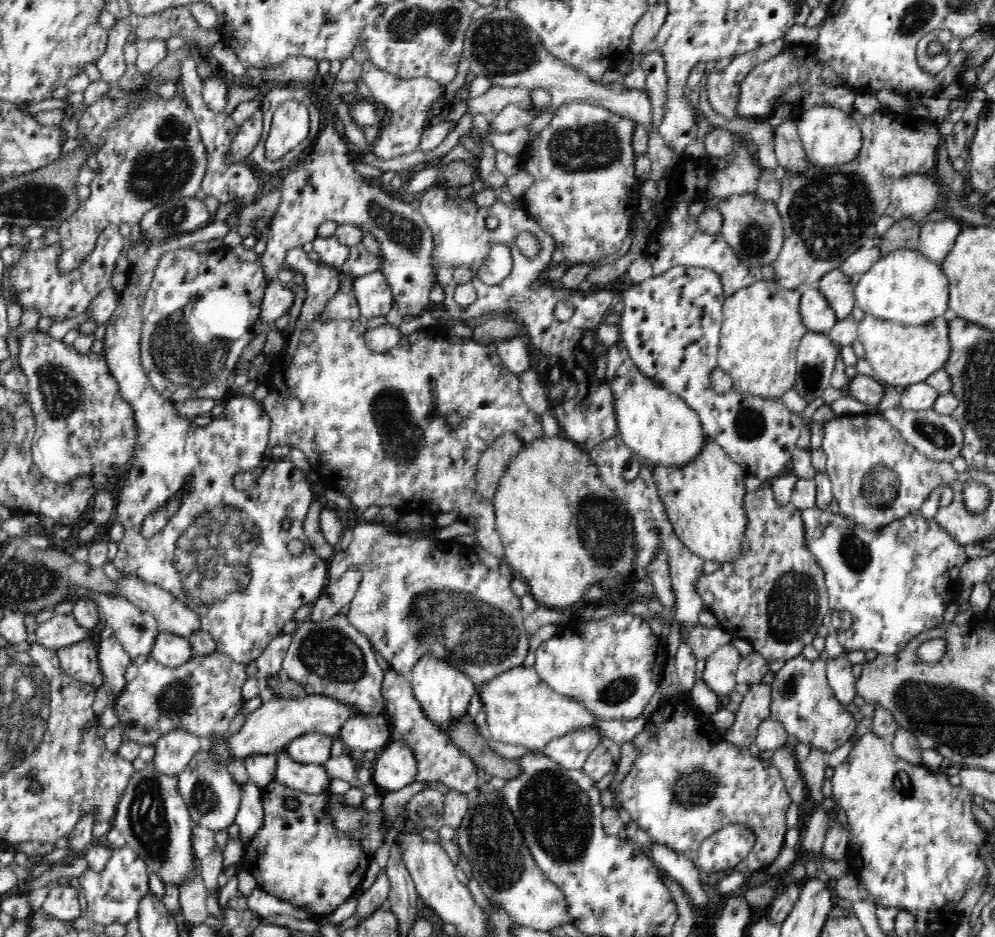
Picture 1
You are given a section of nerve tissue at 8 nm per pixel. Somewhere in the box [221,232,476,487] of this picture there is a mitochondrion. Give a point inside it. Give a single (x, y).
(390, 409)

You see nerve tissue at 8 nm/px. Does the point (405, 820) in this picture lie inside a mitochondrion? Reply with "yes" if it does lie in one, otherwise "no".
no

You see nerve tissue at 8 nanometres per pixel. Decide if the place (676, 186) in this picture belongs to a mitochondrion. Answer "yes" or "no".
no

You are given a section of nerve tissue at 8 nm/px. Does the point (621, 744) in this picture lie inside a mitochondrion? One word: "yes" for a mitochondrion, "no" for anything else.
no

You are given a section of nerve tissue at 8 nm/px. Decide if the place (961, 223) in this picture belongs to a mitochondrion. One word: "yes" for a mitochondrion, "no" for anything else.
no

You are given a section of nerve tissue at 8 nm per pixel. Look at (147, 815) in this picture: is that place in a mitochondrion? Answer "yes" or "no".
yes

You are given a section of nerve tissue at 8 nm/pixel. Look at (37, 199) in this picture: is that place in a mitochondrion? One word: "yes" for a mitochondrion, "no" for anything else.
yes

